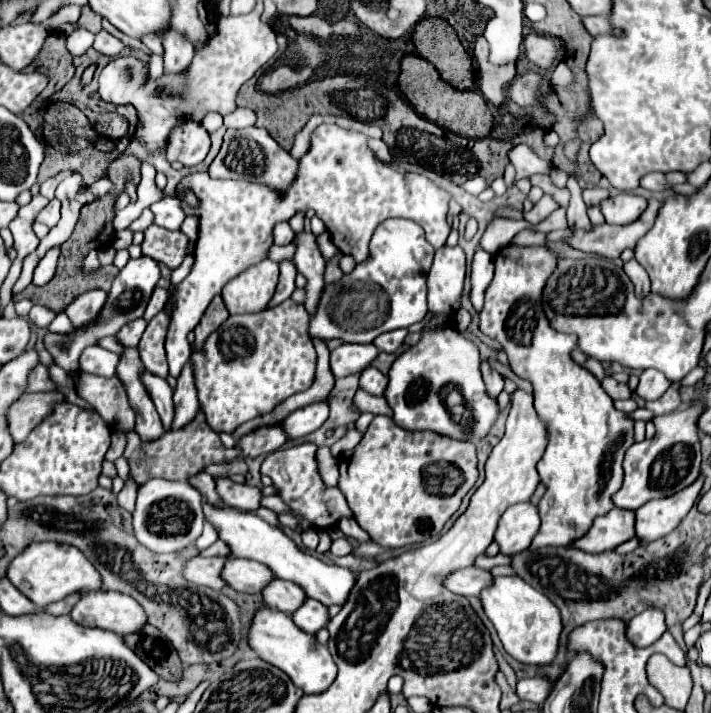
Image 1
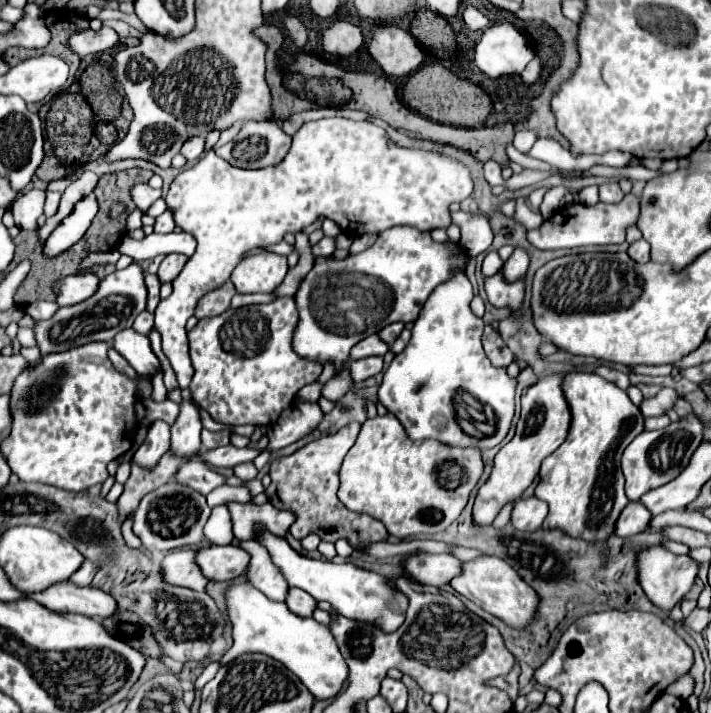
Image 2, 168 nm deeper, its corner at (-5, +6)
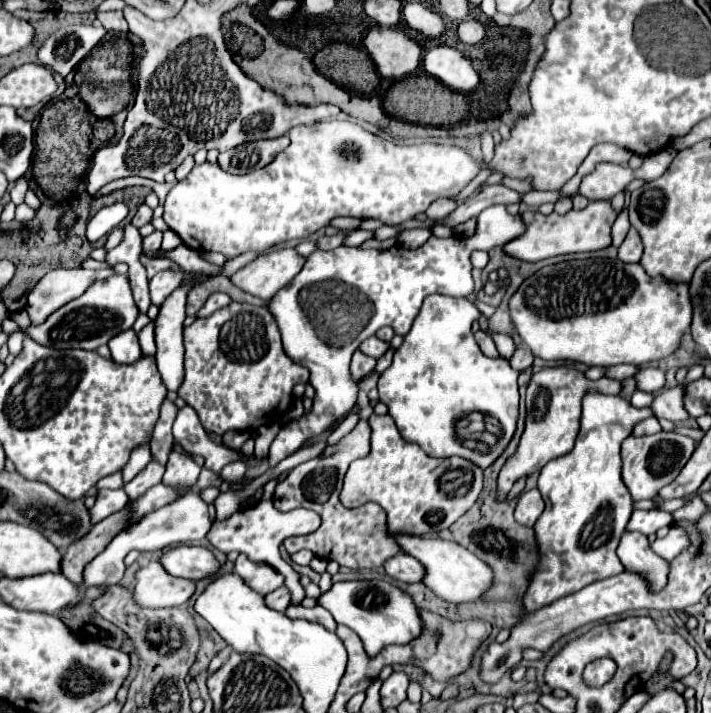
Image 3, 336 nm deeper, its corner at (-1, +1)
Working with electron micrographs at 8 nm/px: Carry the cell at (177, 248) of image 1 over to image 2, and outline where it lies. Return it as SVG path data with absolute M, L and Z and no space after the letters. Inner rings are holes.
M167 254L165 260L159 266L159 272L157 272L159 280L161 282L171 282L173 278L177 278L179 272L183 270L185 262L187 262L187 256L183 256L183 254Z

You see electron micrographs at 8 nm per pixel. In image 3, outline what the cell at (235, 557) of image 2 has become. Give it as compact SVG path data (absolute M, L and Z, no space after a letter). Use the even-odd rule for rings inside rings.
M177 545L169 551L163 551L159 563L169 575L185 577L191 581L215 575L219 571L219 563L213 553L197 545Z

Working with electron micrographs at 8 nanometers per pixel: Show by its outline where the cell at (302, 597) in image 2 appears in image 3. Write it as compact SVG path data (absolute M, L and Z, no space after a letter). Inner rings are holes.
M281 585L277 591L271 591L265 595L265 603L267 603L267 607L271 607L275 611L285 611L285 607L291 603L291 593L287 591L285 585Z

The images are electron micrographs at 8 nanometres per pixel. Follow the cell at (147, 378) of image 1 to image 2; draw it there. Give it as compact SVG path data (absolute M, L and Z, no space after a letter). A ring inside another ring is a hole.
M127 328L113 338L113 348L135 368L143 378L153 378L159 372L159 358L149 346L149 338Z

